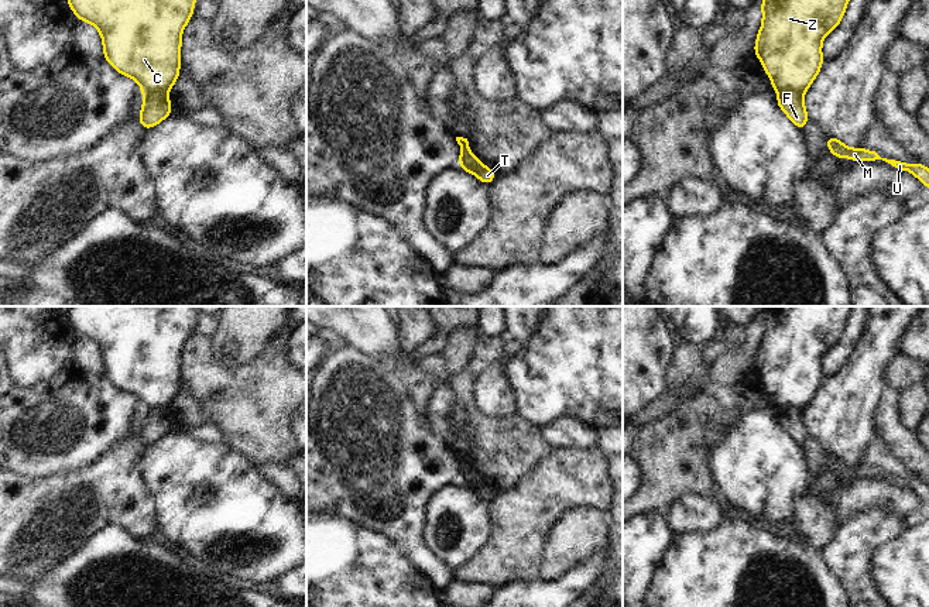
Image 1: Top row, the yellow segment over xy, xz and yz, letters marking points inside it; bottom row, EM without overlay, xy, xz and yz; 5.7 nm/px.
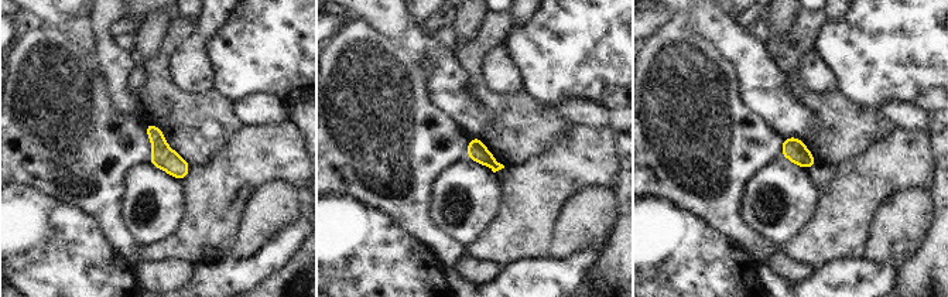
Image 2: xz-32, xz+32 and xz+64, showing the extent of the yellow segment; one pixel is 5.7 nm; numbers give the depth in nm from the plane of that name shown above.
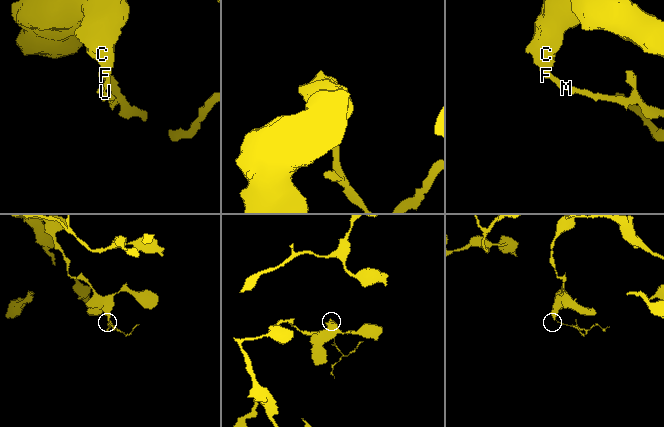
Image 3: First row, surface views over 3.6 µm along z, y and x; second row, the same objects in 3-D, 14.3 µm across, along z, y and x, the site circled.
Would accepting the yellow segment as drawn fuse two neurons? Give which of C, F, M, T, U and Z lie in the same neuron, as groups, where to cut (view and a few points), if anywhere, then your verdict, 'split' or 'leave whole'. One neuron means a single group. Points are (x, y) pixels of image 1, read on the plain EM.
groups C T Z / F M U; cut xz (462, 466), (479, 477); split

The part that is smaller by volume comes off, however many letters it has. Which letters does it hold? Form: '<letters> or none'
F, M, U

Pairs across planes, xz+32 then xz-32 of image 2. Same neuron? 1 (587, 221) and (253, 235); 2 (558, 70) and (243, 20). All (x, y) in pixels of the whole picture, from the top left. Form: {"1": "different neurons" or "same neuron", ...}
{"1": "same neuron", "2": "same neuron"}

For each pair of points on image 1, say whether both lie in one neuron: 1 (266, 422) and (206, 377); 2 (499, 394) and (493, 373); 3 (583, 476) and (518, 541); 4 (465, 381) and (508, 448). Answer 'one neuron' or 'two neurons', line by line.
1: one neuron
2: one neuron
3: one neuron
4: one neuron

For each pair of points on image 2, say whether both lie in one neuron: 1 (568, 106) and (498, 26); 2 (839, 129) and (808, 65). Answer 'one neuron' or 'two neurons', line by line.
1: two neurons
2: two neurons

